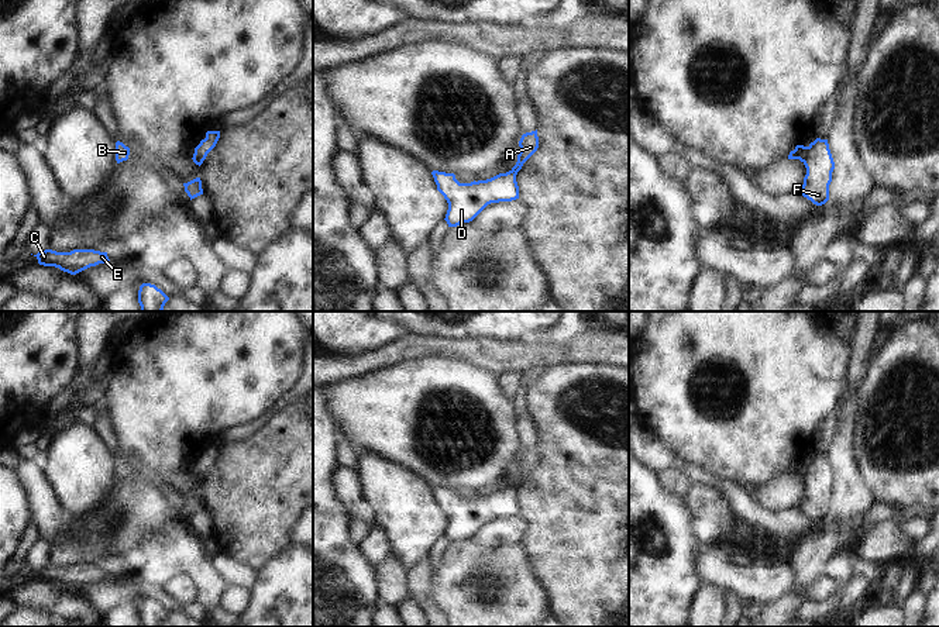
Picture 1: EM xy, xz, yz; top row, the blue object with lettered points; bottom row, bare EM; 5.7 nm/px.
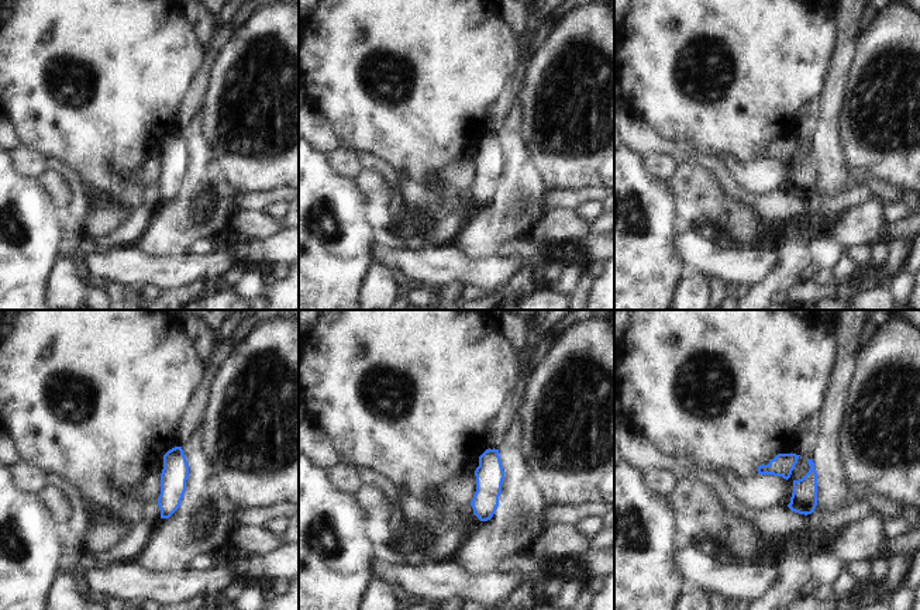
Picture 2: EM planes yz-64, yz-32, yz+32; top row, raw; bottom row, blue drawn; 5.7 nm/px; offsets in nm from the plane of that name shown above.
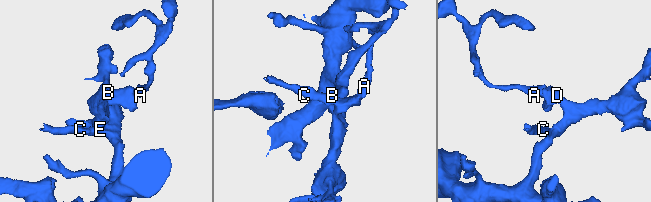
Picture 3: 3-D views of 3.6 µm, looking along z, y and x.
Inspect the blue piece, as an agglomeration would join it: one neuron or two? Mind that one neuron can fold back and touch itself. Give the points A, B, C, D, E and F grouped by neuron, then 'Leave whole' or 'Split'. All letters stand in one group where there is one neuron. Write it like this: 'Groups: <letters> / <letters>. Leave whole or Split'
Groups: A / B C D E F. Split

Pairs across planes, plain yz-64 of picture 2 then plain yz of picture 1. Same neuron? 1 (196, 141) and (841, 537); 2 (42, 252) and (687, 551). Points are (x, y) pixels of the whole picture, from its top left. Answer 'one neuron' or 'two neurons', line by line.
1: one neuron
2: one neuron

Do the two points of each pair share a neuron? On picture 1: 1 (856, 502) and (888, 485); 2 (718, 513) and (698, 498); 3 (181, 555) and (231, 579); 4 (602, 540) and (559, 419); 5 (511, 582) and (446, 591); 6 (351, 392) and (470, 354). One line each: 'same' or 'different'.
1: different
2: same
3: different
4: same
5: same
6: different

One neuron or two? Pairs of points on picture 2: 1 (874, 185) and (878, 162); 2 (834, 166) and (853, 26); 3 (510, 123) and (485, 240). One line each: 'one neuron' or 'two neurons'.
1: two neurons
2: one neuron
3: one neuron

